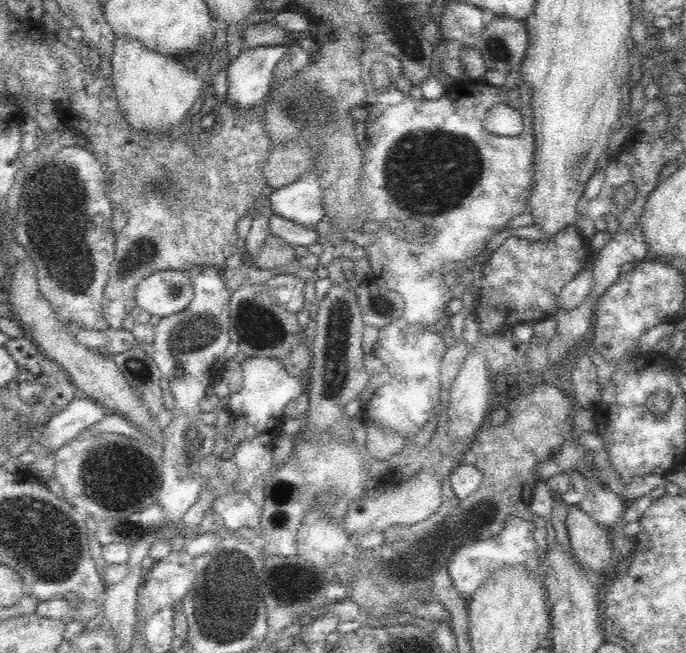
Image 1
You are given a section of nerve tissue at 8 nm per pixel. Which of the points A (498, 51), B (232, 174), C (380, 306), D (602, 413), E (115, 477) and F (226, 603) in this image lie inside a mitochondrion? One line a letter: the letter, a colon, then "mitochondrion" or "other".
A: mitochondrion
B: other
C: mitochondrion
D: other
E: mitochondrion
F: mitochondrion

